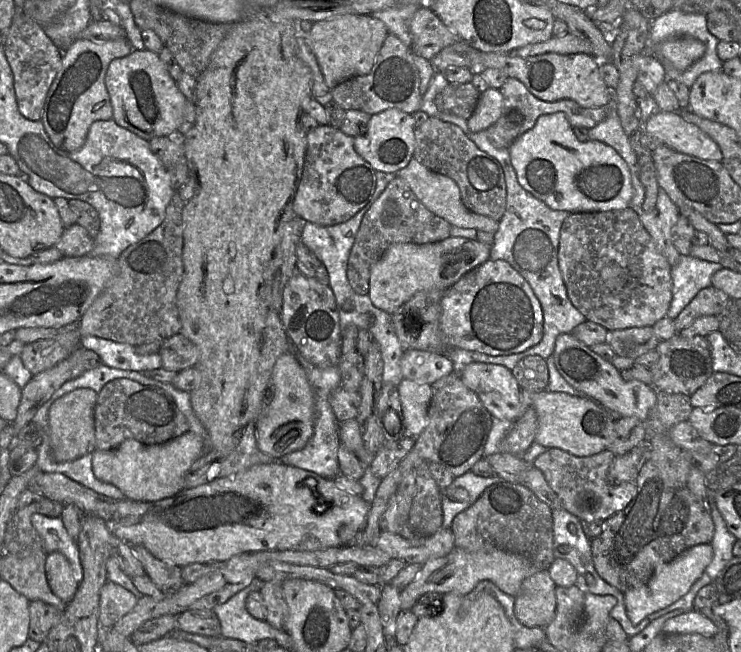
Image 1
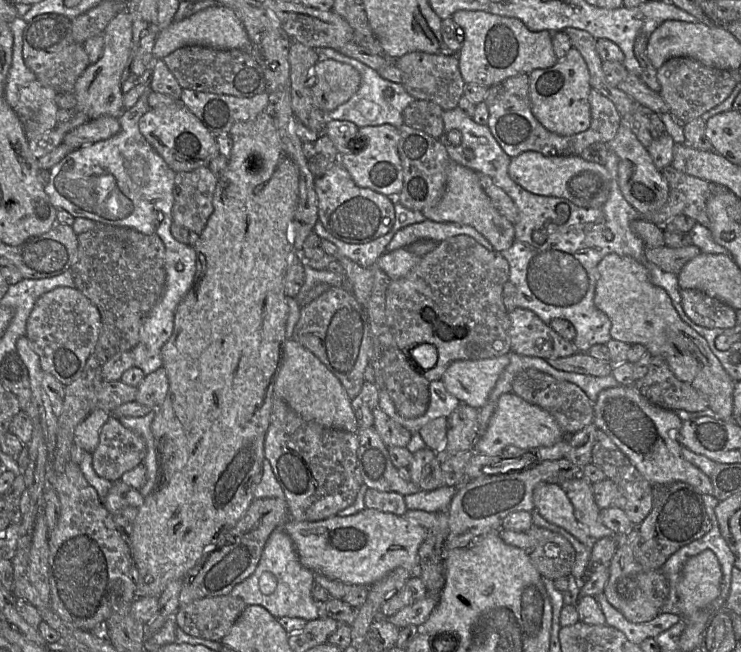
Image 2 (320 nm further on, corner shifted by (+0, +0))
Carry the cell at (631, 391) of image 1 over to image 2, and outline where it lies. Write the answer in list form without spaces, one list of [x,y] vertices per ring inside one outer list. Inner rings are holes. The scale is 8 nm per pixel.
[[[618,385],[601,391],[593,409],[593,423],[611,438],[653,486],[685,482],[702,495],[714,495],[711,478],[682,455],[678,434],[683,420],[675,411],[652,404],[634,385]]]

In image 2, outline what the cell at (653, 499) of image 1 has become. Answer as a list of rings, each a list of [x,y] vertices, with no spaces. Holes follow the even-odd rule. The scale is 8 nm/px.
[[[627,544],[619,545],[609,565],[609,579],[604,594],[609,603],[632,623],[644,623],[655,618],[669,594],[669,583],[661,569],[644,571]]]

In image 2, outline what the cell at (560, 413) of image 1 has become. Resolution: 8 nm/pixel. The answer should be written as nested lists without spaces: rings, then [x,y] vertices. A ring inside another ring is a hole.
[[[513,392],[502,394],[492,415],[487,431],[478,437],[473,446],[475,453],[486,455],[498,454],[508,446],[518,448],[537,448],[552,446],[564,439],[564,434],[551,414],[533,405]]]

